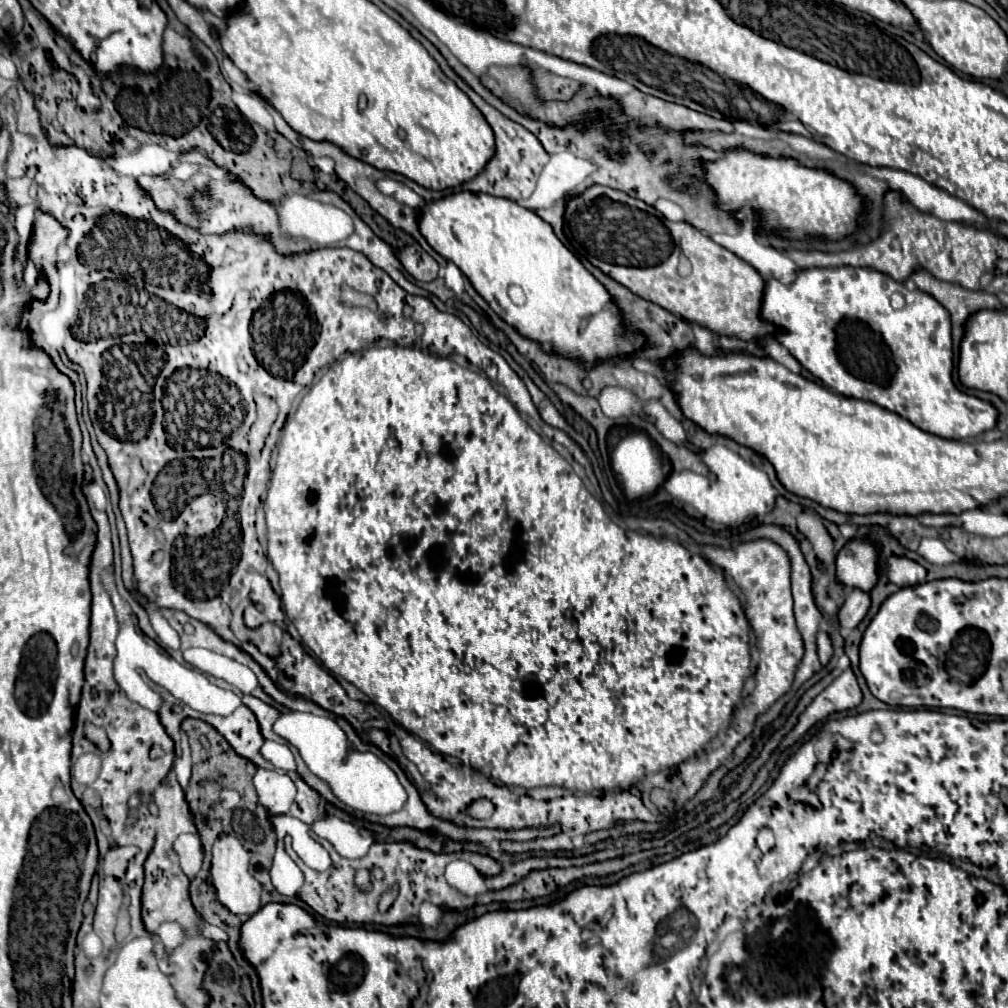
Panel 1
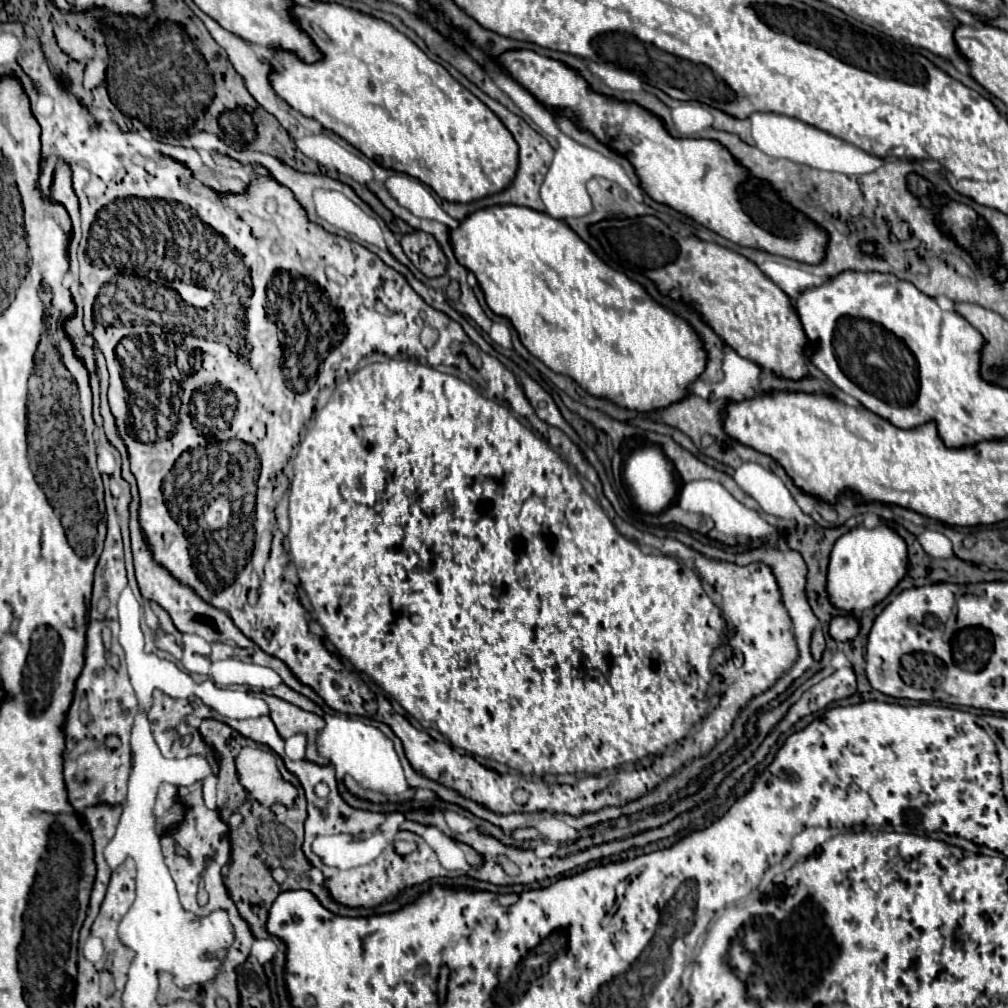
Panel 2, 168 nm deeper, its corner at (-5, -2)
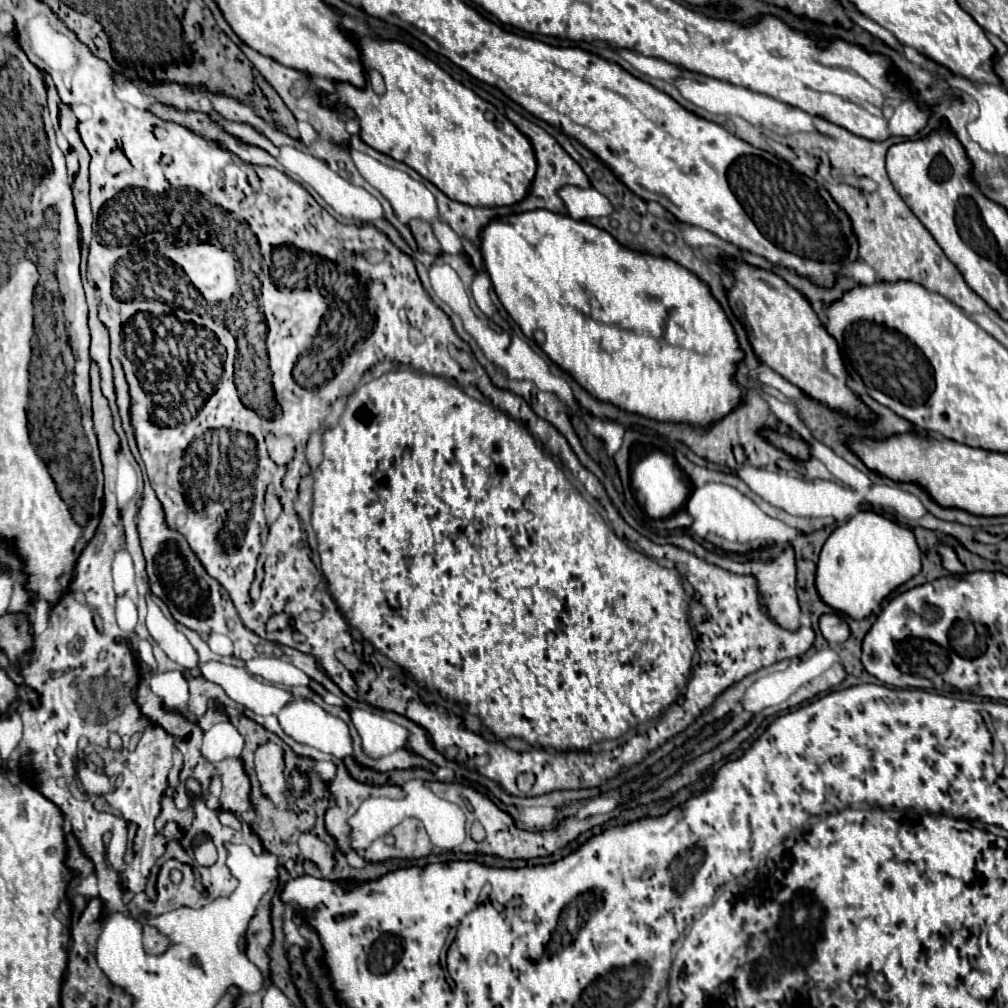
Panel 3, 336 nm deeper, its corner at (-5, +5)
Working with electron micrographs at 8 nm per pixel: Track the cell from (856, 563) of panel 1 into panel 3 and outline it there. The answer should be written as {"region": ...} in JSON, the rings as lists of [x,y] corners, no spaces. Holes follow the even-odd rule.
{"region":[[[858,511],[826,539],[816,567],[816,589],[826,605],[860,621],[876,613],[882,599],[918,573],[920,549],[914,533],[874,511]]]}

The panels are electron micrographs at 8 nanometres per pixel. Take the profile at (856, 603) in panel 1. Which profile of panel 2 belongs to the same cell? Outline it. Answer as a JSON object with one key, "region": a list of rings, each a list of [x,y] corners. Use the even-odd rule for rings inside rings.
{"region":[[[846,614],[846,616],[836,616],[832,622],[830,622],[830,636],[836,640],[836,642],[848,642],[852,638],[856,638],[860,630],[860,622],[856,616],[852,614]]]}

